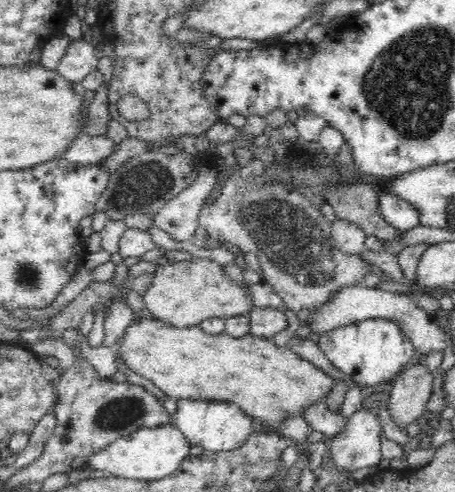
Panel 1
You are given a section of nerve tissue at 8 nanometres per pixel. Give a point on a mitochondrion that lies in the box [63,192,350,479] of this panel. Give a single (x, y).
(115, 415)

